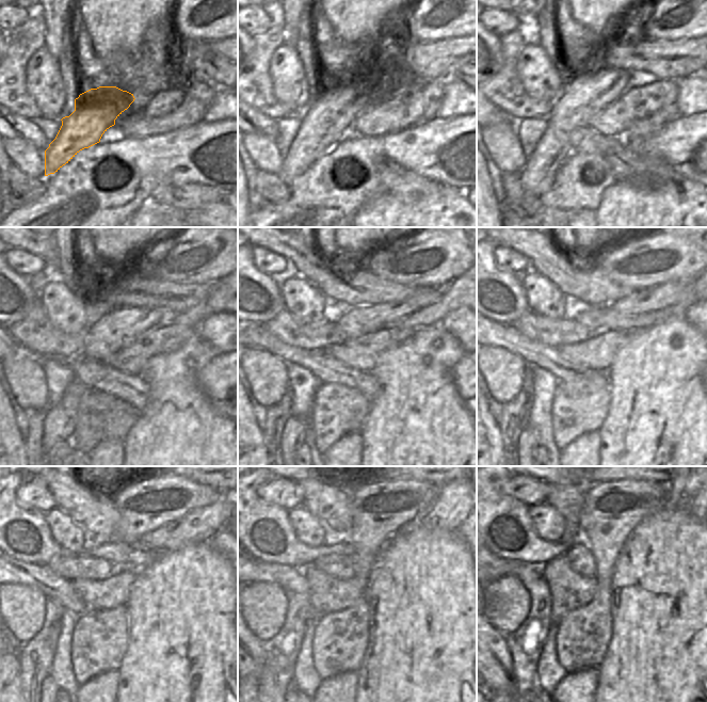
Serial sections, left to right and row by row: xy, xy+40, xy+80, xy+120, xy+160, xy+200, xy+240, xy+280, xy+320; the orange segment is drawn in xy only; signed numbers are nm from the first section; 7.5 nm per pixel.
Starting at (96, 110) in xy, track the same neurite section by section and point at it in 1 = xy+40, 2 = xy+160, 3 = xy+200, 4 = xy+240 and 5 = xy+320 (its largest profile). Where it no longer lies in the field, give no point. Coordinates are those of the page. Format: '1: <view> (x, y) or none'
1: xy+40 (325, 122)
2: xy+160 (426, 306)
3: xy+200 (647, 307)
4: xy+240 (197, 526)
5: xy+320 (693, 490)

